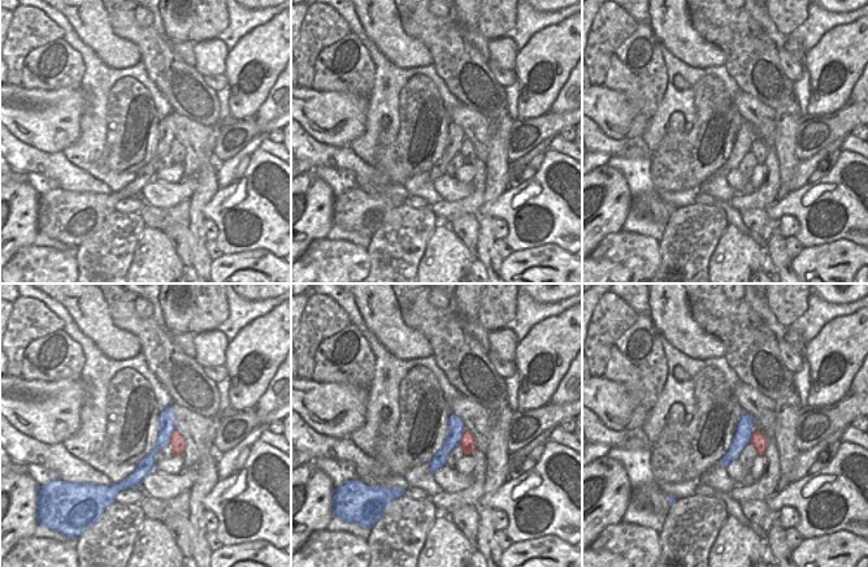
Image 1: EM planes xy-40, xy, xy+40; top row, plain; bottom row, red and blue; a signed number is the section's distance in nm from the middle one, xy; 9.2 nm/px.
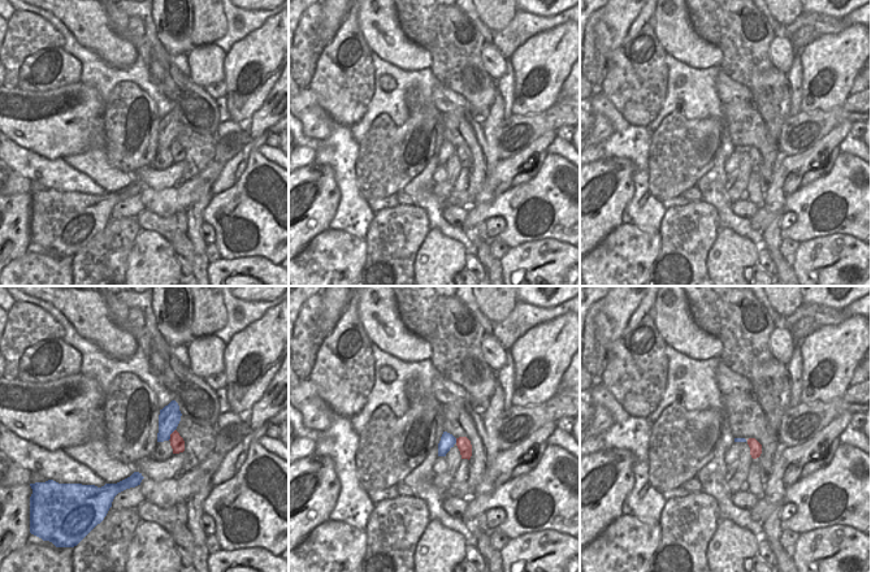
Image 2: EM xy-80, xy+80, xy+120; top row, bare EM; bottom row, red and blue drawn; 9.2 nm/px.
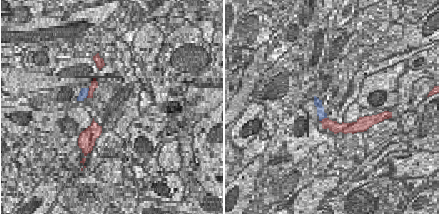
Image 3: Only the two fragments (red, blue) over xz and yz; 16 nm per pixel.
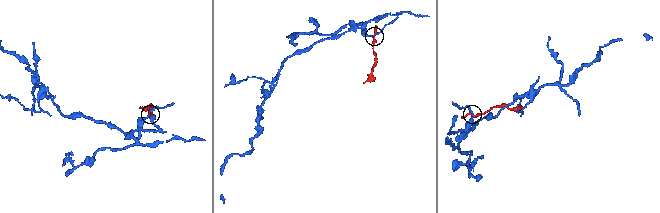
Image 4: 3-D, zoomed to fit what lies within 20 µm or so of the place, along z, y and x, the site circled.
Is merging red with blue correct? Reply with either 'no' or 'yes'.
no

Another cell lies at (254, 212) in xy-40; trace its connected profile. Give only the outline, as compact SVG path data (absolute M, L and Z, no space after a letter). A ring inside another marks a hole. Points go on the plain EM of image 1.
M261 148L255 150L244 174L231 185L218 189L203 208L203 213L216 224L218 234L214 241L223 254L265 248L285 259L291 252L291 166Z

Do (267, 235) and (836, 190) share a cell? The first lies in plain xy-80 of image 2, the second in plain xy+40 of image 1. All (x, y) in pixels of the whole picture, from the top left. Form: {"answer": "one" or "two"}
{"answer": "one"}

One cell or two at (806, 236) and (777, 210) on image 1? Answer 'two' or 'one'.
one

